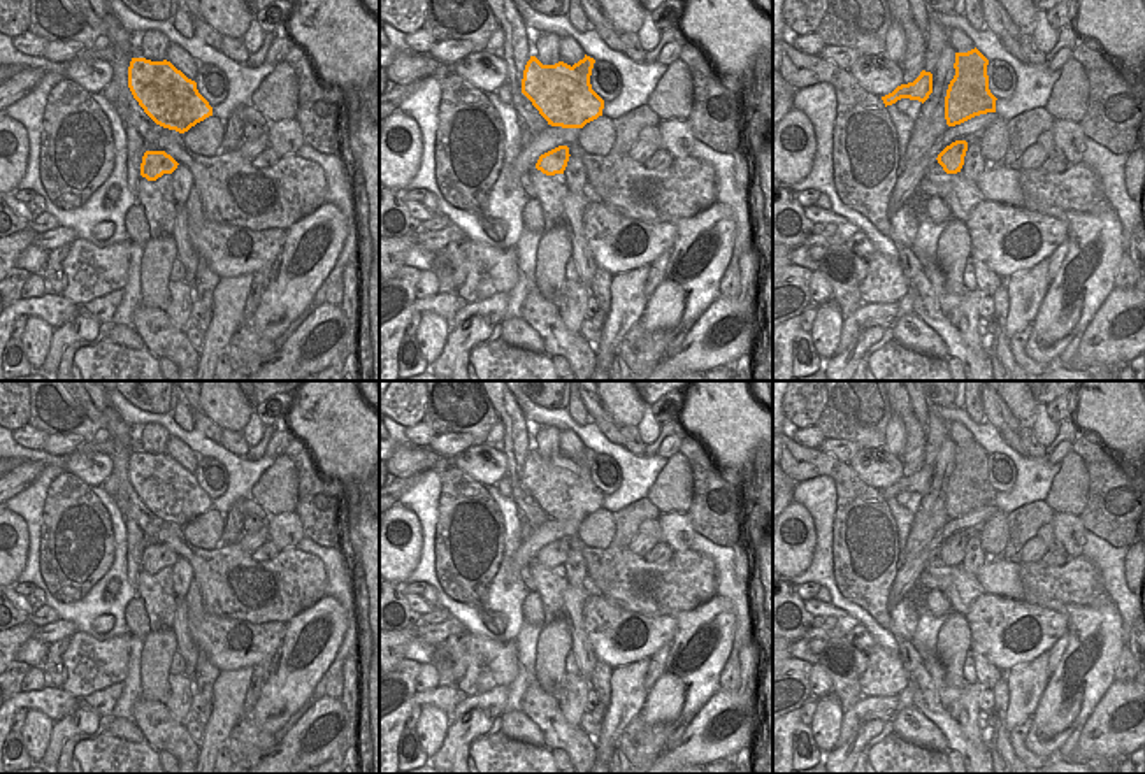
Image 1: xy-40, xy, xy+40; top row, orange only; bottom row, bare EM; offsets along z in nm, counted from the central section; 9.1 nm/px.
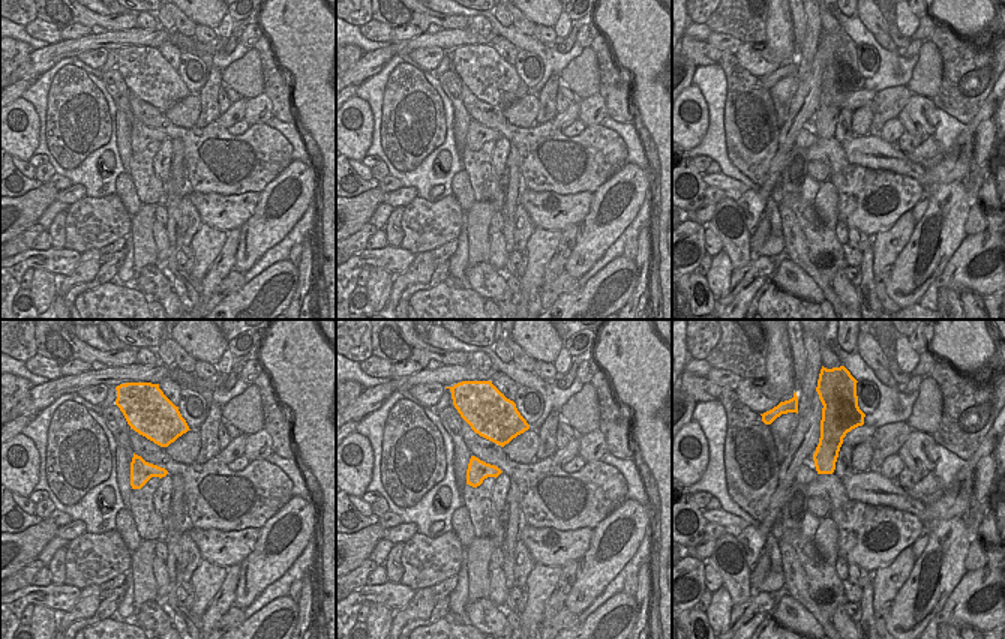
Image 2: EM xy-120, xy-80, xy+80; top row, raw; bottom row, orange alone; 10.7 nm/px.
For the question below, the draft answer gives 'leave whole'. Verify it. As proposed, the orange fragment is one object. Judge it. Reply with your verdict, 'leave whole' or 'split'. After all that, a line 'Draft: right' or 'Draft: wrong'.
split
Draft: wrong

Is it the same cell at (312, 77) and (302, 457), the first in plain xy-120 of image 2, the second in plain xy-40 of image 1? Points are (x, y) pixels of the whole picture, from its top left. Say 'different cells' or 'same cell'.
different cells

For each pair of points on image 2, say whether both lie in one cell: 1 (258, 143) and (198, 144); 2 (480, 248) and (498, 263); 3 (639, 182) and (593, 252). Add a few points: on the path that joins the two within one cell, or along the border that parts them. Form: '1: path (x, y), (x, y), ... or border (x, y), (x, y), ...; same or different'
1: path (243, 147), (213, 147); same
2: border (489, 227), (488, 260); different
3: path (632, 200), (621, 216), (603, 234); same

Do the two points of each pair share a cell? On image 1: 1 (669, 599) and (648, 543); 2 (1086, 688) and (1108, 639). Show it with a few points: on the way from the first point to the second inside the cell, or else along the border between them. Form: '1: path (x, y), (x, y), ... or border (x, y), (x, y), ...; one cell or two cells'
1: border (627, 548), (643, 558); two cells
2: path (1087, 676), (1101, 652); one cell

